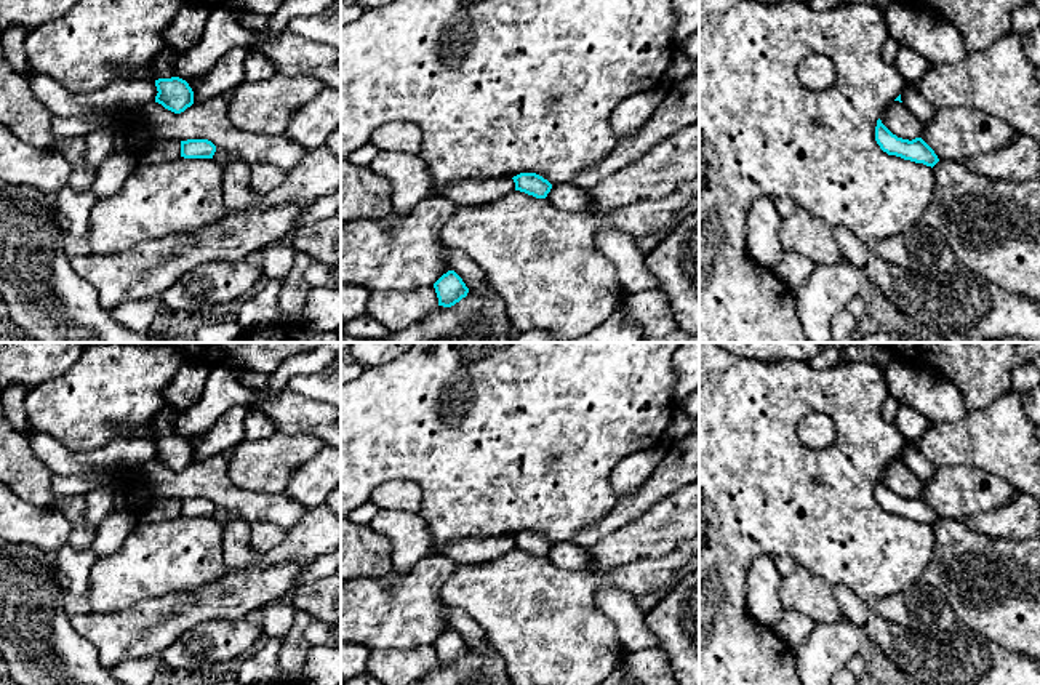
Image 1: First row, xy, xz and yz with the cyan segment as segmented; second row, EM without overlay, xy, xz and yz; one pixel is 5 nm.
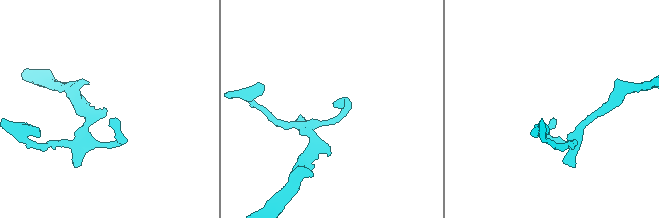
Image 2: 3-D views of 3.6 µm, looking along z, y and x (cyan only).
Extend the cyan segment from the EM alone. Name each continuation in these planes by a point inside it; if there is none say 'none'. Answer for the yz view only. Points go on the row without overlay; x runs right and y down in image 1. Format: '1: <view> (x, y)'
none

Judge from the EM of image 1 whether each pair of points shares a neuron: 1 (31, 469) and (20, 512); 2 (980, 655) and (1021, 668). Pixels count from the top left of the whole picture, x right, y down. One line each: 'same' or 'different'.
1: different
2: same

